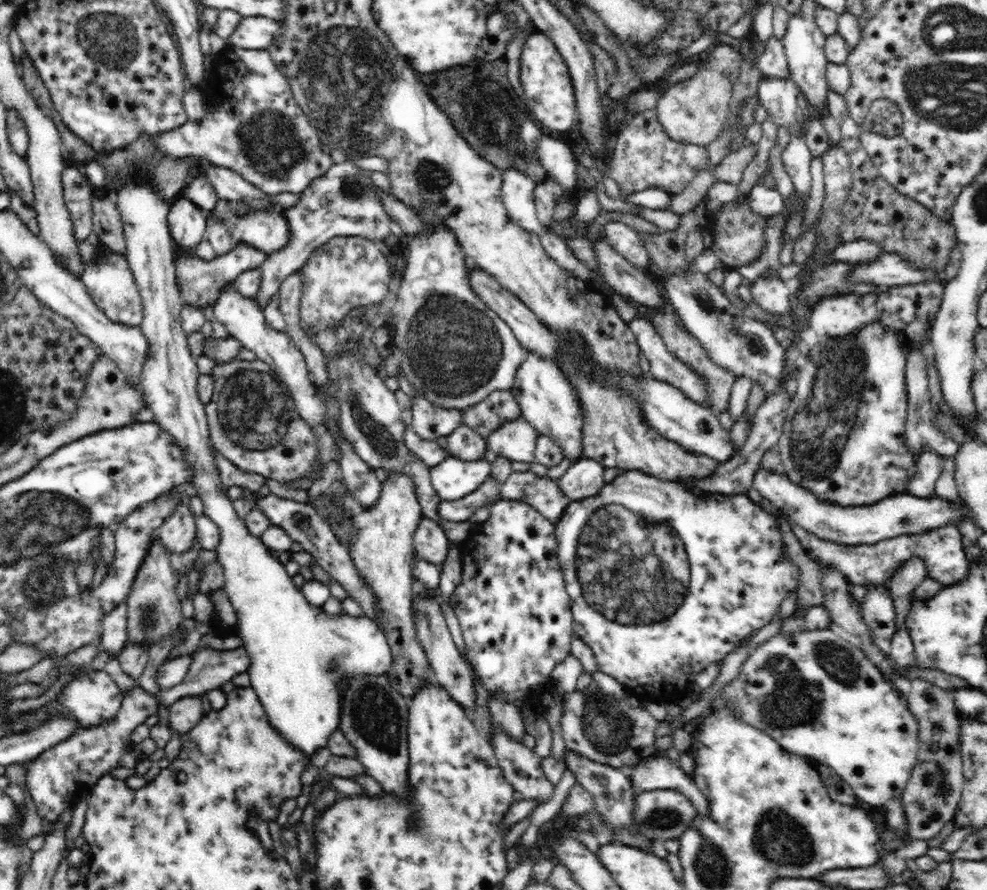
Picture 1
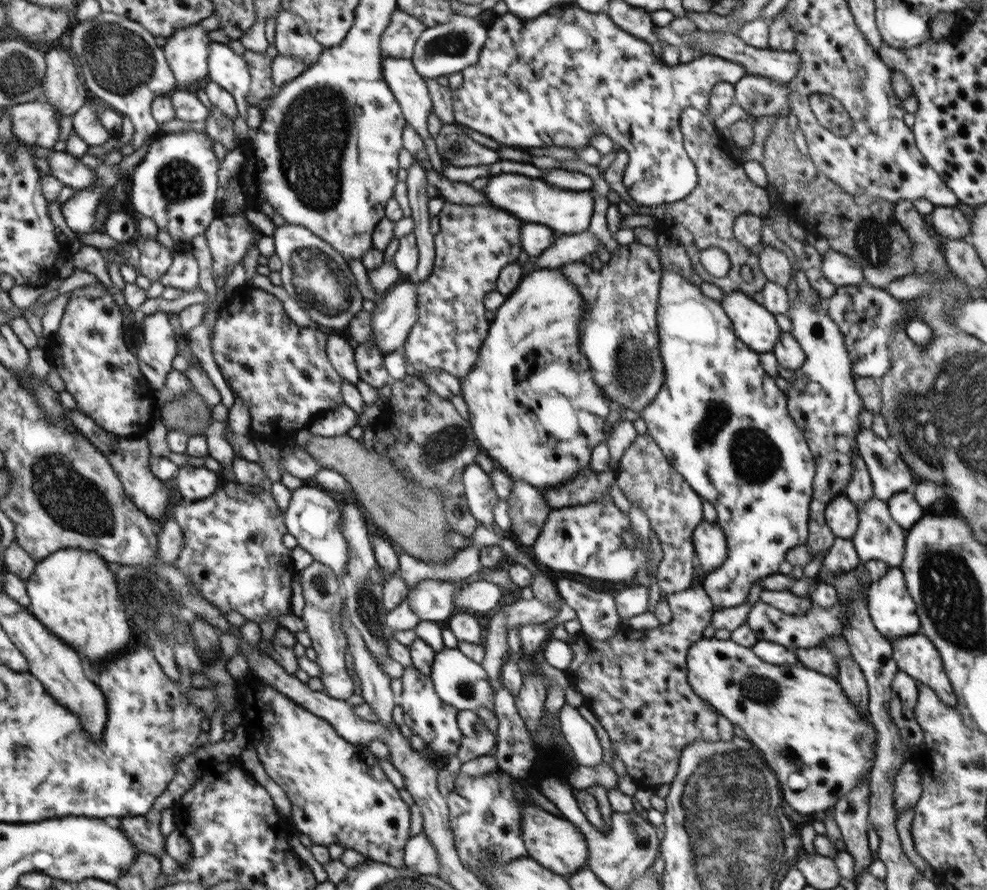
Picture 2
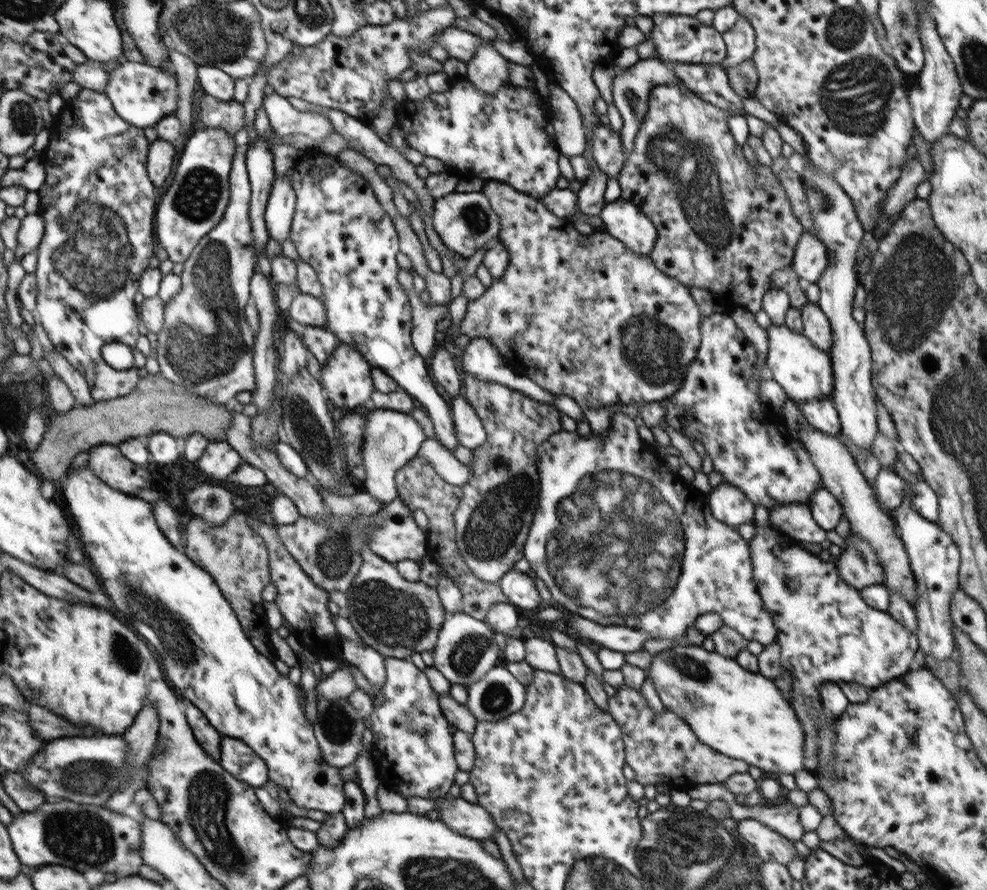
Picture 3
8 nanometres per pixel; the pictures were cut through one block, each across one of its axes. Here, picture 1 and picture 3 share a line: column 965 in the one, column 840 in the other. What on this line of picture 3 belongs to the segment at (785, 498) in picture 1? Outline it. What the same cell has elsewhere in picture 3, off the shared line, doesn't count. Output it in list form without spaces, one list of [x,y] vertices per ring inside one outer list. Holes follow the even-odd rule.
[[[826,489],[816,490],[808,506],[814,521],[826,532],[835,530],[844,516],[840,501]]]

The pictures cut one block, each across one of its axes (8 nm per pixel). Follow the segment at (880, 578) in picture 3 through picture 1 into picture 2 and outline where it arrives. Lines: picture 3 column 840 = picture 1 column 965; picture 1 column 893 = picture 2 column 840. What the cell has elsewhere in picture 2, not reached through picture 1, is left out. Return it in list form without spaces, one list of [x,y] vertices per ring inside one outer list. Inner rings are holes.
[[[835,537],[830,549],[826,552],[819,574],[826,572],[830,576],[854,571],[858,567],[858,554],[851,539]]]

